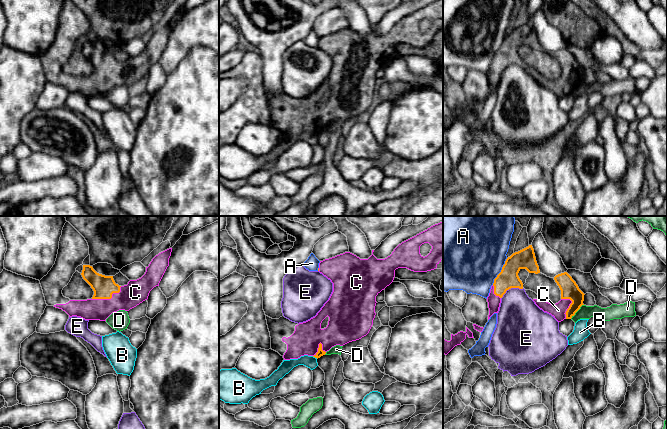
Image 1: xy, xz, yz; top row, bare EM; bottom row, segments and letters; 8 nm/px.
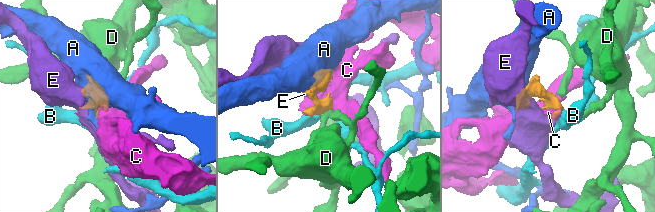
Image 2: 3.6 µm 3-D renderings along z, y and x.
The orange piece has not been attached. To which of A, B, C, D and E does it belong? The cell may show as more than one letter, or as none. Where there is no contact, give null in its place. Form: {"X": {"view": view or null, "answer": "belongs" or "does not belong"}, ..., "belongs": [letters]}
{"A": {"view": "yz", "answer": "does not belong"}, "B": {"view": "xz", "answer": "does not belong"}, "C": {"view": "xy", "answer": "belongs"}, "D": {"view": "yz", "answer": "does not belong"}, "E": {"view": "yz", "answer": "does not belong"}, "belongs": ["C"]}

